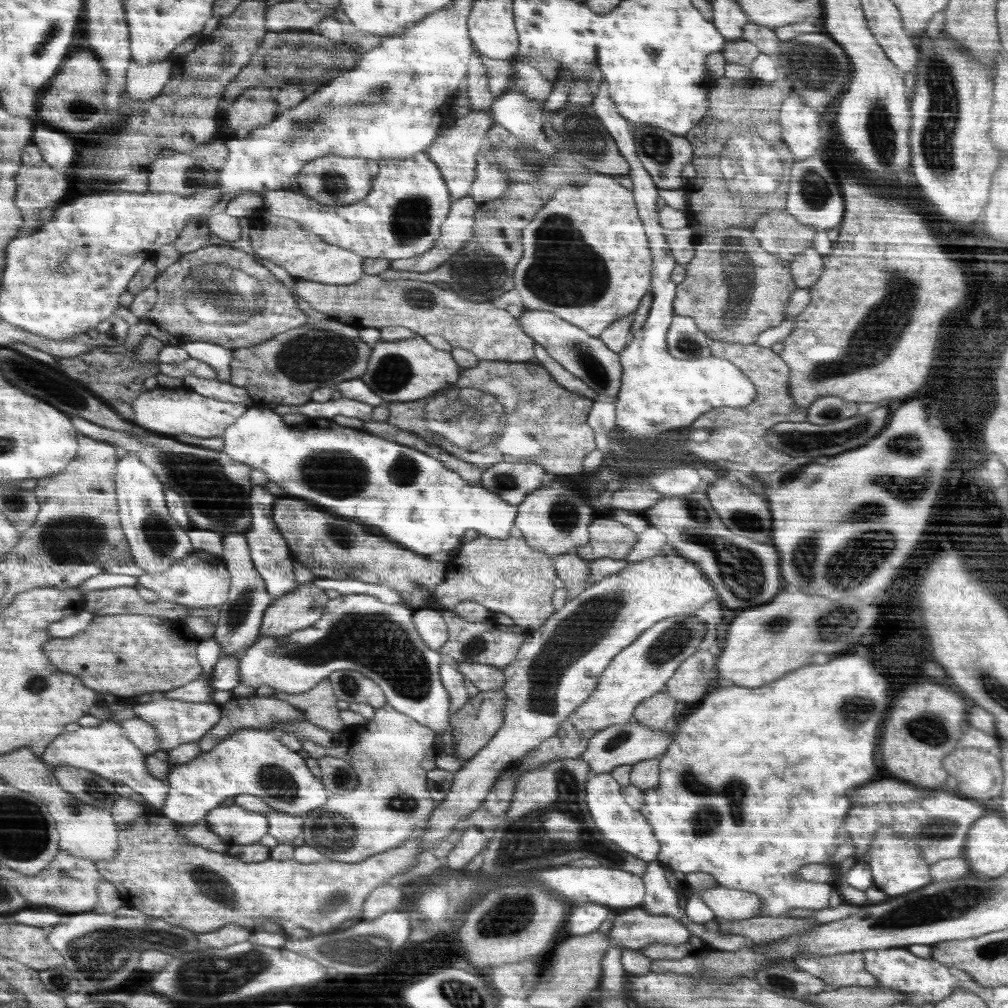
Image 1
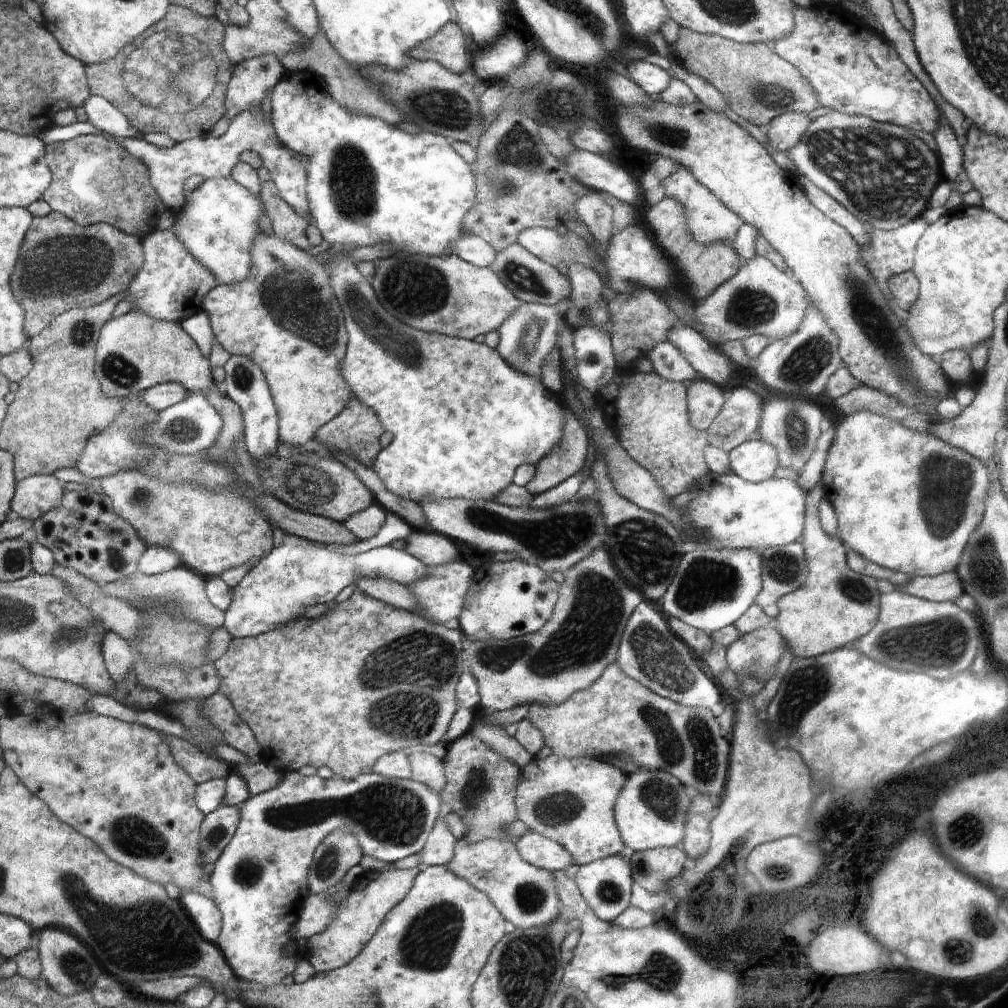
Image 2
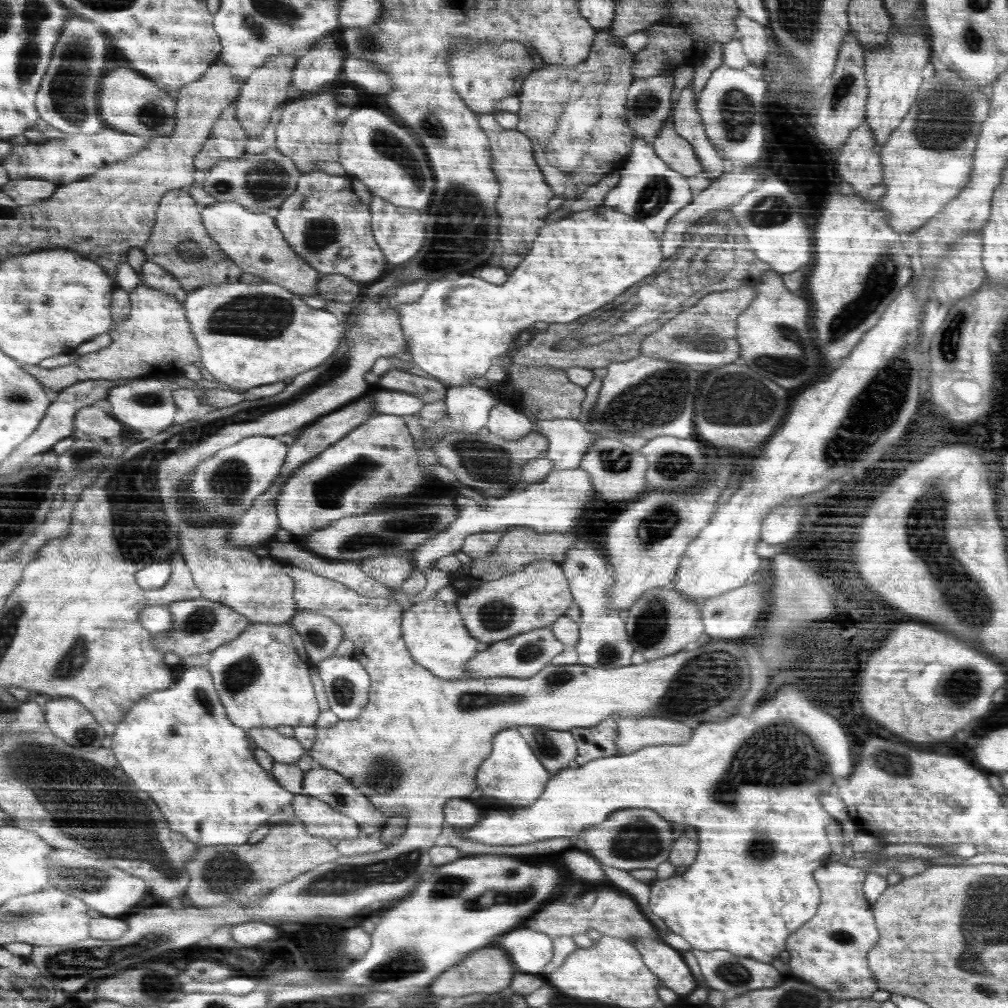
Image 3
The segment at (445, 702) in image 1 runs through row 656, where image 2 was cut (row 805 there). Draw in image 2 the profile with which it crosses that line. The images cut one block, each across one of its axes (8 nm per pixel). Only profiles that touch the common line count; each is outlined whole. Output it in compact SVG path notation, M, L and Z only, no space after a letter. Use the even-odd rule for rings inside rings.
M297 771L284 775L275 788L251 796L240 805L235 840L227 846L209 880L213 899L221 906L225 922L218 945L227 955L238 979L256 983L262 988L282 984L284 976L292 974L296 968L294 953L287 953L285 949L294 942L291 930L302 910L298 904L308 896L310 856L315 854L327 834L346 827L358 839L364 855L394 863L422 850L439 813L444 810L441 793L412 779L395 779L374 772L359 774L354 780L336 776L323 779L317 774L305 777Z

